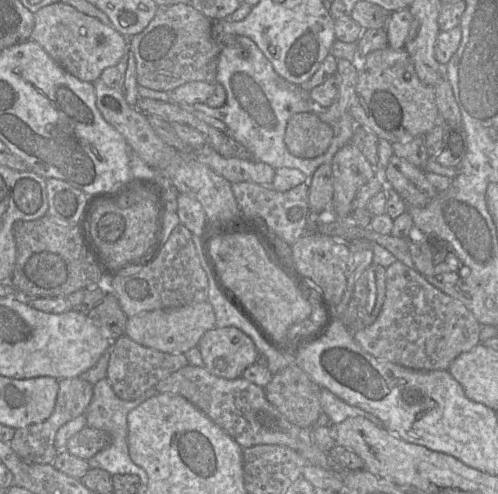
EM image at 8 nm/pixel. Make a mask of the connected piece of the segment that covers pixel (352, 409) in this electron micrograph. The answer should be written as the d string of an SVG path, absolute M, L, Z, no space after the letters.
M321 388L320 405L322 411L329 417L331 424L338 424L353 417L364 417L379 428L384 428L384 423L375 415L356 406L351 406L338 398L332 392Z

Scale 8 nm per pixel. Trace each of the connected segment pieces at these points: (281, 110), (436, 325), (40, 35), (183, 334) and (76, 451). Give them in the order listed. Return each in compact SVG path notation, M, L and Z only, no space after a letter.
M237 35L237 47L225 45L220 51L216 82L226 90L226 102L219 108L199 103L202 111L224 122L227 134L247 148L254 160L266 163L274 169L294 168L311 178L320 165L331 164L336 152L352 142L355 122L349 113L345 113L330 123L333 139L324 154L310 159L293 156L284 142L287 123L294 114L314 110L300 95L301 85L295 85L277 74L256 43L246 36Z
M397 260L386 268L386 297L375 322L353 333L370 355L415 370L447 370L453 360L480 343L480 323L466 306Z
M60 1L46 5L34 17L35 25L30 38L80 80L94 83L107 67L116 66L125 53L127 38L124 35L69 4Z
M204 301L175 308L144 311L128 317L124 334L144 347L164 353L184 354L197 347L202 336L214 328L214 309L208 301Z
M86 426L68 440L64 450L88 461L98 452L108 448L111 442L107 431Z

